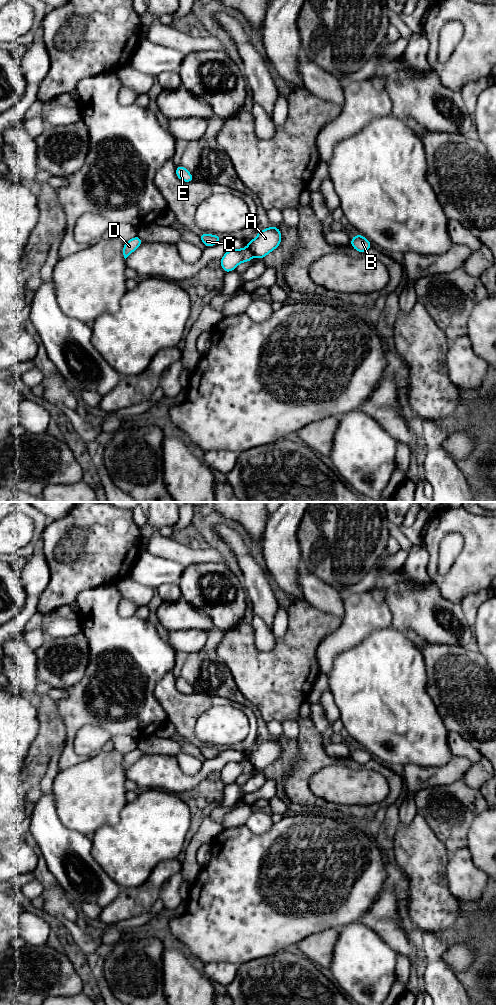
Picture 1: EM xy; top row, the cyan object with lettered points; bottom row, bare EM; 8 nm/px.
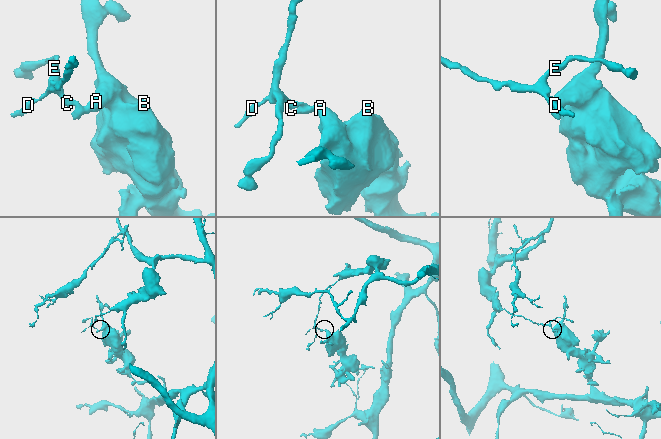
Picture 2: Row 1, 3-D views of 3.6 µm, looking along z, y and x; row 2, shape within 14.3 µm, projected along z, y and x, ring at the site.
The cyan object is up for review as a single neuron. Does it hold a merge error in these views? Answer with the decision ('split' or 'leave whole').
split

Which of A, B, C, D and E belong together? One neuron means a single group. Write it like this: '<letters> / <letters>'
A B / C D E

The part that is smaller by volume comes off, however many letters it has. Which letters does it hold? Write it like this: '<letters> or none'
A, B

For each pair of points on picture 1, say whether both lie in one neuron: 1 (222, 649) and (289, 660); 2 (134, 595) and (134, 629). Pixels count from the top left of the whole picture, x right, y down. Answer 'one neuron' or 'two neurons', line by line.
1: one neuron
2: two neurons

